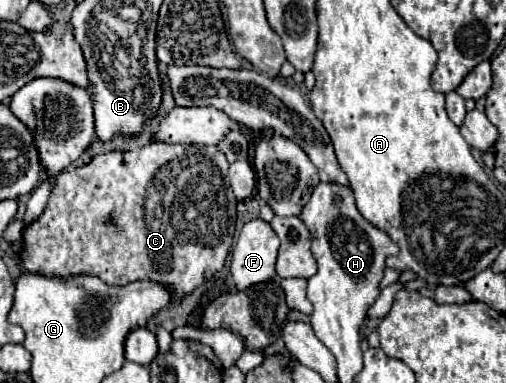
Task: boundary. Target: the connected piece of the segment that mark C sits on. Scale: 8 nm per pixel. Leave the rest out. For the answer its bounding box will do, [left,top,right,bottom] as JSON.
[21,143,237,301]

